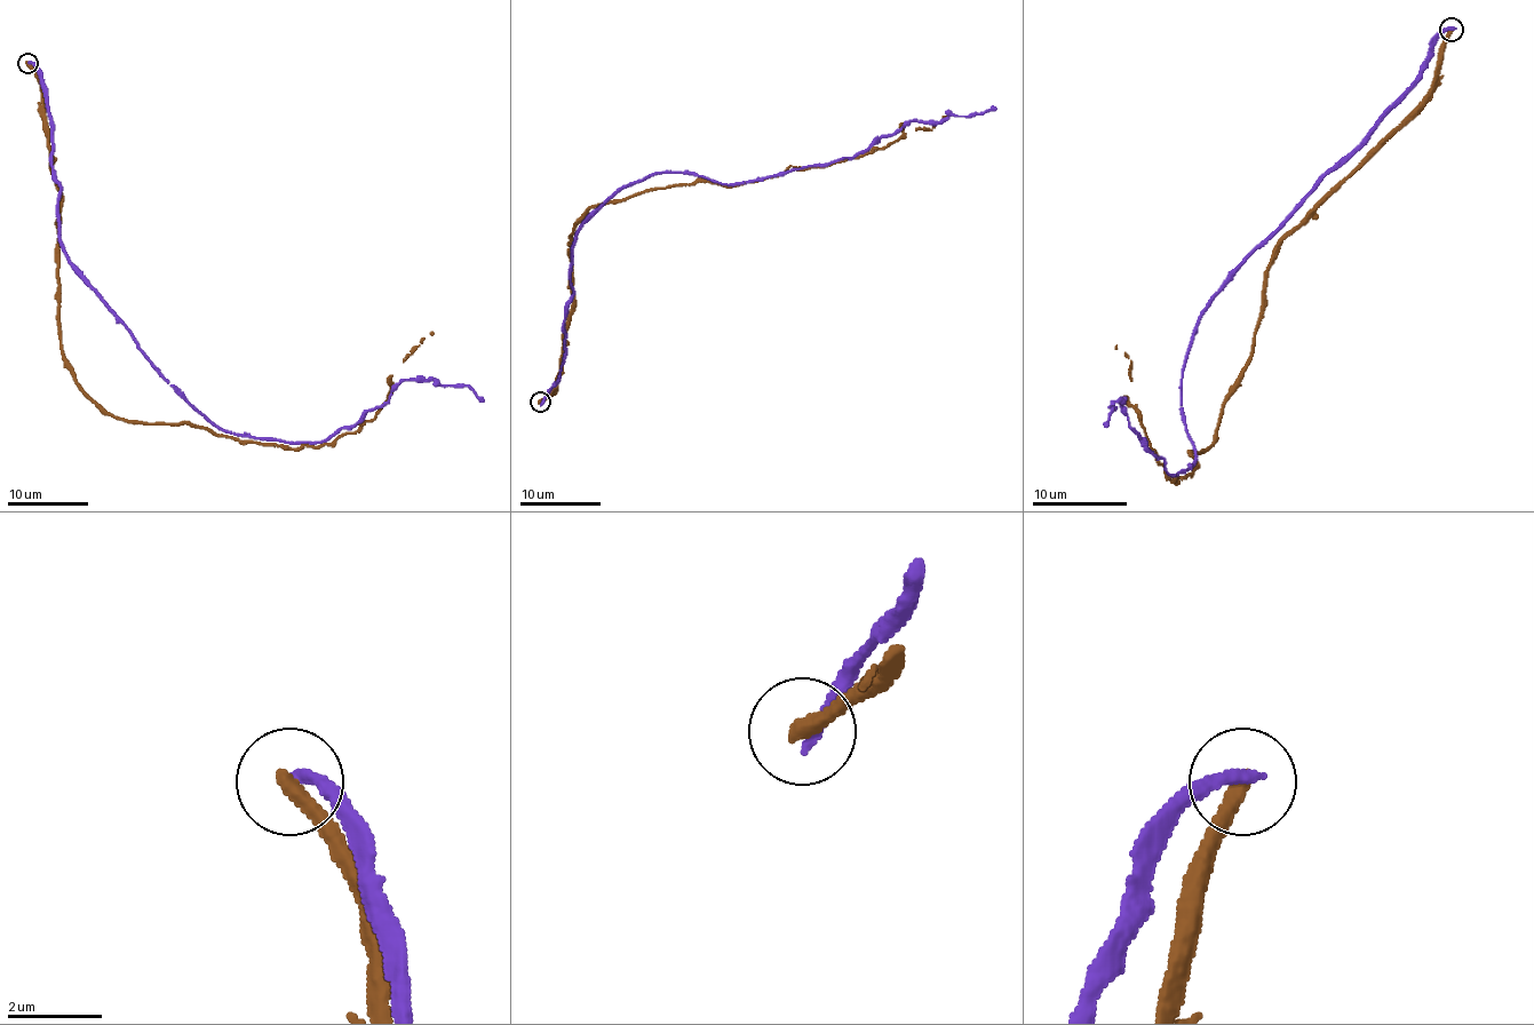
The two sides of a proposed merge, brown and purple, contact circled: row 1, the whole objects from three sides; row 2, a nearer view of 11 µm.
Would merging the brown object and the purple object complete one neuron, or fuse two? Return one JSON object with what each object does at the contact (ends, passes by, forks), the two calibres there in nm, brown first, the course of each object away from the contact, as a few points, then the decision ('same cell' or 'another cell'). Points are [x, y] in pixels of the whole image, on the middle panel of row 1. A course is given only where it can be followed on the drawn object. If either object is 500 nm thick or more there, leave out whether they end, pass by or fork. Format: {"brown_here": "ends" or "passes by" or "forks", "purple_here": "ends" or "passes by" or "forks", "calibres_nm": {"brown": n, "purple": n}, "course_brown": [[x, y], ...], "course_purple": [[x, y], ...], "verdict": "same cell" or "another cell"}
{"brown_here": "ends", "purple_here": "ends", "calibres_nm": {"brown": 380, "purple": 280}, "course_brown": [[541, 402], [561, 370], [573, 227], [591, 207], [833, 165], [887, 144], [905, 125], [931, 128], [945, 117]], "course_purple": [[541, 402], [565, 351], [571, 245], [618, 191], [658, 173], [762, 181], [865, 152], [915, 120], [995, 106]], "verdict": "another cell"}

